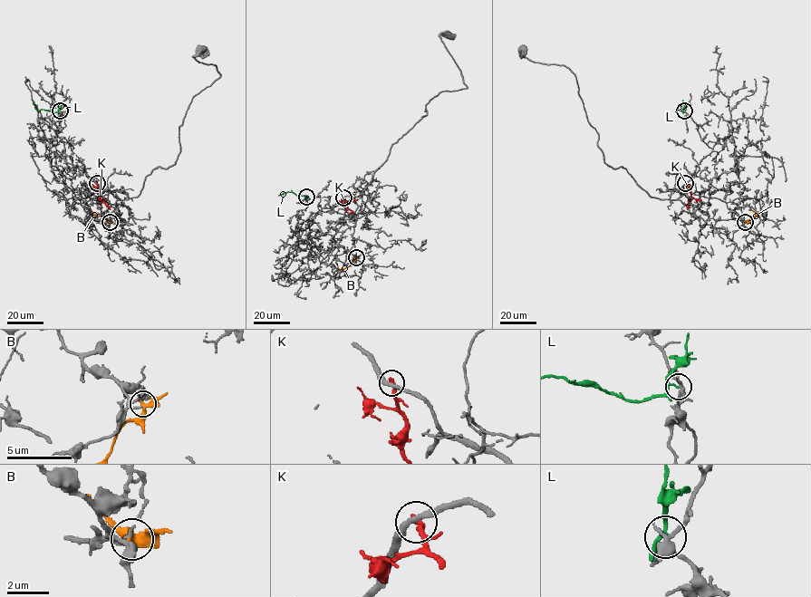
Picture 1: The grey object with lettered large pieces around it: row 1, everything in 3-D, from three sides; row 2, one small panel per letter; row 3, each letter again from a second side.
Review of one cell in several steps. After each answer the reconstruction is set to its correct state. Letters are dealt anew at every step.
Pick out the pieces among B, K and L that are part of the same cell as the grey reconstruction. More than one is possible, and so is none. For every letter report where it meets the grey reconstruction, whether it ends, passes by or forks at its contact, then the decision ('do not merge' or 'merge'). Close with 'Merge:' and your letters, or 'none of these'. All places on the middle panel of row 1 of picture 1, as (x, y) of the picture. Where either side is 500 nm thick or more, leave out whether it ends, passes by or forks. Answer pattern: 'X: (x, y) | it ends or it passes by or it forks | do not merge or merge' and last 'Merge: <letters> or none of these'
B: (356, 257) | it passes by | do not merge
K: (343, 197) | it ends | do not merge
L: (306, 197) | it passes by | do not merge
Merge: none of these

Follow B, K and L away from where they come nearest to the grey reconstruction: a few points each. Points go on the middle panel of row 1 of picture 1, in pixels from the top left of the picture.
B: (356, 257), (343, 268), (338, 269), (337, 263)
K: (342, 197), (345, 205), (350, 200), (357, 199)
L: (306, 197), (290, 192), (278, 196)

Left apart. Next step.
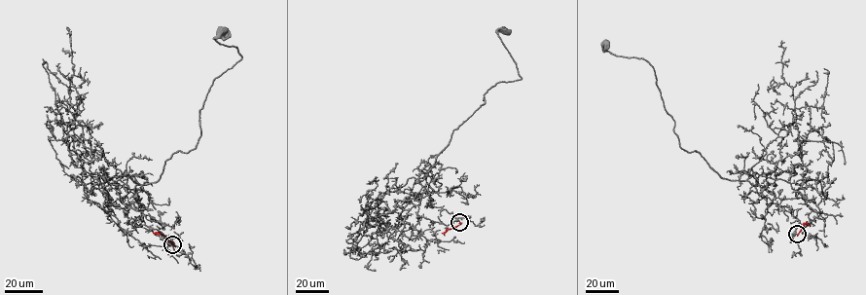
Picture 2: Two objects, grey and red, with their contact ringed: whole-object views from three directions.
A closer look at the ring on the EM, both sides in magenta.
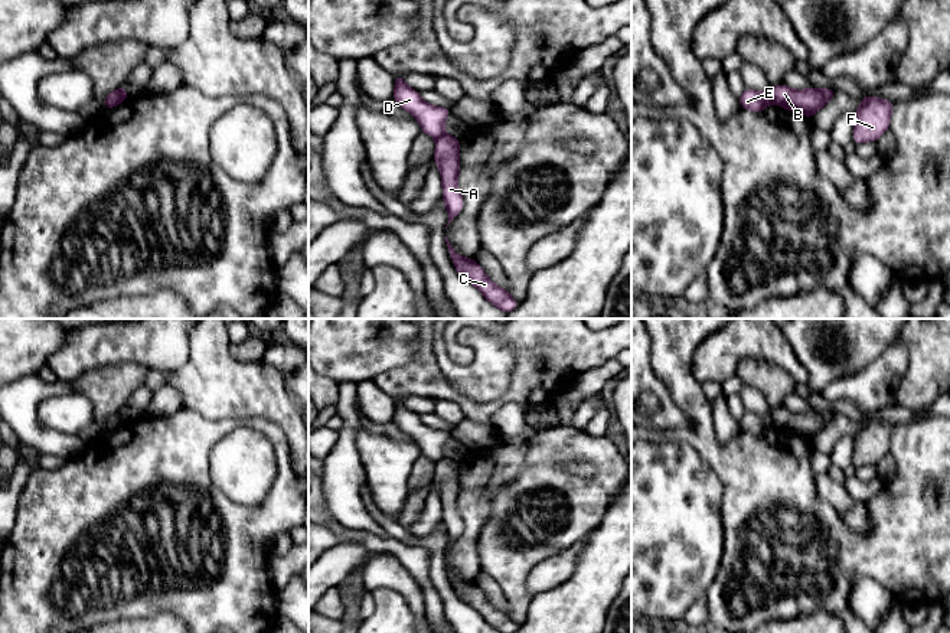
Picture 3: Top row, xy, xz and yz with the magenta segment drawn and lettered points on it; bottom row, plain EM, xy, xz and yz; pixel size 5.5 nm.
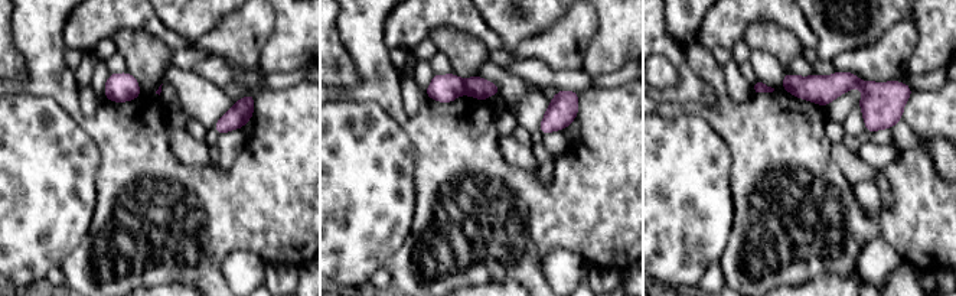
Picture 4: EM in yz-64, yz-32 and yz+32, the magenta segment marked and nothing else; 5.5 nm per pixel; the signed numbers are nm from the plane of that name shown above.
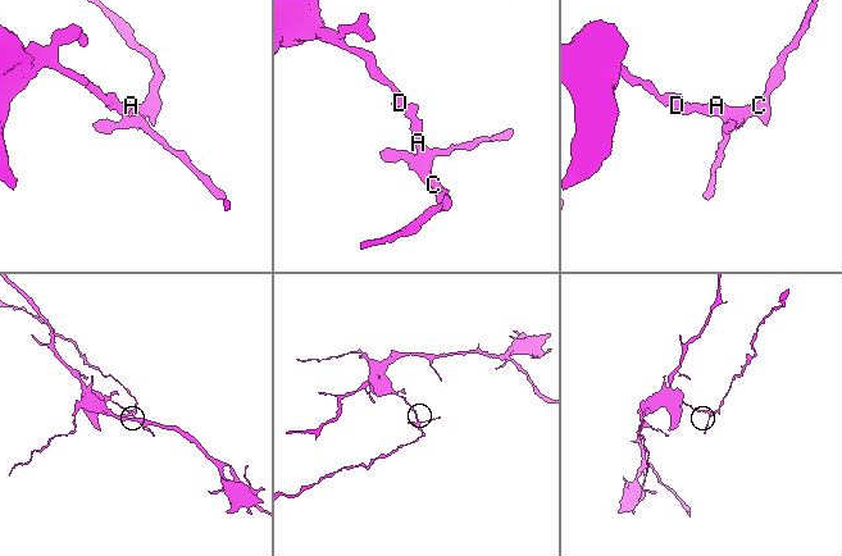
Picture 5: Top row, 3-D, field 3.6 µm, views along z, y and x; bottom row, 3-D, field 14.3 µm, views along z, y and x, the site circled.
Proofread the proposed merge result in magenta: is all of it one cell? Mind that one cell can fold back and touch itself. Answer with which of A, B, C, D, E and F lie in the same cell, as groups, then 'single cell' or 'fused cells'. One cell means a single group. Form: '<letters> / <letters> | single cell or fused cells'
A B C F / D E | fused cells

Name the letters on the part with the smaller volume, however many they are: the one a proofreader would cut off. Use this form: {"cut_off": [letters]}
{"cut_off": ["A", "B", "C", "F"]}

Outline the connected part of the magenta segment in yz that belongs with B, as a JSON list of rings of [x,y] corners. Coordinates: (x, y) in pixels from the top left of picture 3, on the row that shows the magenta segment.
[[[784,84],[770,88],[770,91],[774,104],[809,118],[838,95],[832,88],[791,89]]]

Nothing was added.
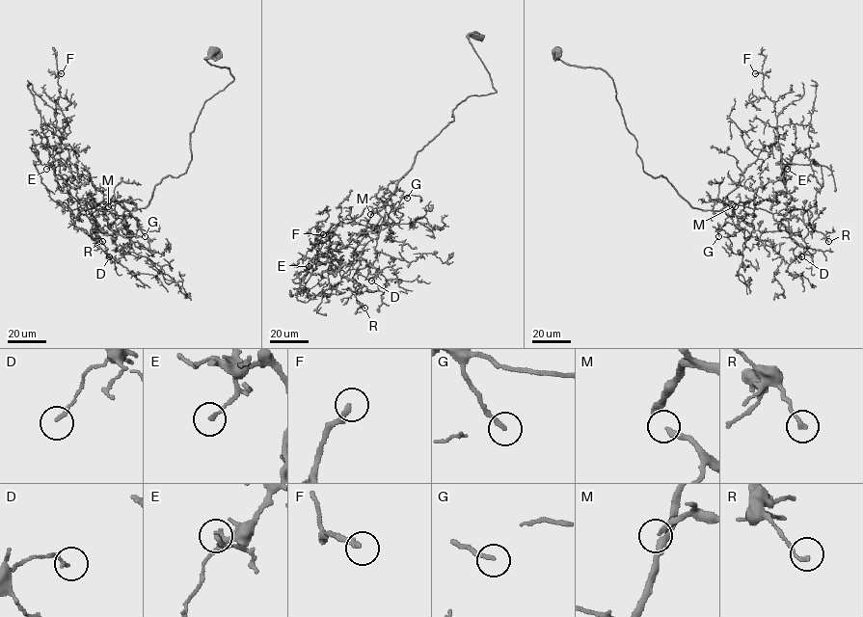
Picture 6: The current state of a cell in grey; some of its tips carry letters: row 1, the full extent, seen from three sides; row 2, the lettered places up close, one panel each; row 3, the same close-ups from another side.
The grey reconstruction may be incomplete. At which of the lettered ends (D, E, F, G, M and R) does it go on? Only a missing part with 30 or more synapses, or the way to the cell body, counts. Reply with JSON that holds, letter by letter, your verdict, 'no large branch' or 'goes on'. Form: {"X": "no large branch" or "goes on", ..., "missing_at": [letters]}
{"D": "no large branch", "E": "no large branch", "F": "goes on", "G": "no large branch", "M": "goes on", "R": "no large branch", "missing_at": ["F", "M"]}

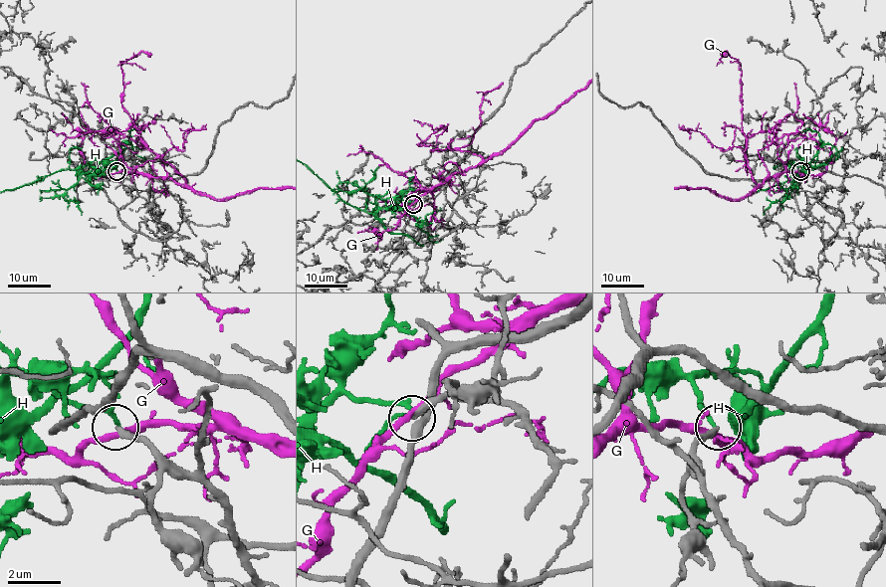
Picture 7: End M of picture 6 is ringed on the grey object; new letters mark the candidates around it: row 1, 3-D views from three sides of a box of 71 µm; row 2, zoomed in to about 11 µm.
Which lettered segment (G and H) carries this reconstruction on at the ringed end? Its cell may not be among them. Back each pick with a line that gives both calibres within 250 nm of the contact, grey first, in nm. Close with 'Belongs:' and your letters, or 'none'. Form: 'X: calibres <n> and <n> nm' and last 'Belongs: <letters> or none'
Belongs: none

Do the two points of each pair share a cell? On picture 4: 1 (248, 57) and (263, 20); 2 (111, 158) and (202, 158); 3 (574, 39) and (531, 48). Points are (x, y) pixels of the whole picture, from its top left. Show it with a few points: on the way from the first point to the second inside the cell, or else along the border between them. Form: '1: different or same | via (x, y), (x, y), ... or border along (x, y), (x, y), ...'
1: same | via (248, 48), (248, 35), (254, 29)
2: different | border along (166, 126), (170, 149), (182, 162), (211, 163)
3: same | via (564, 44), (561, 46), (541, 46)

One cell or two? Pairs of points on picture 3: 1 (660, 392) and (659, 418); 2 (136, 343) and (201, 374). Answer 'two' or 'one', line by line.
1: one
2: two

